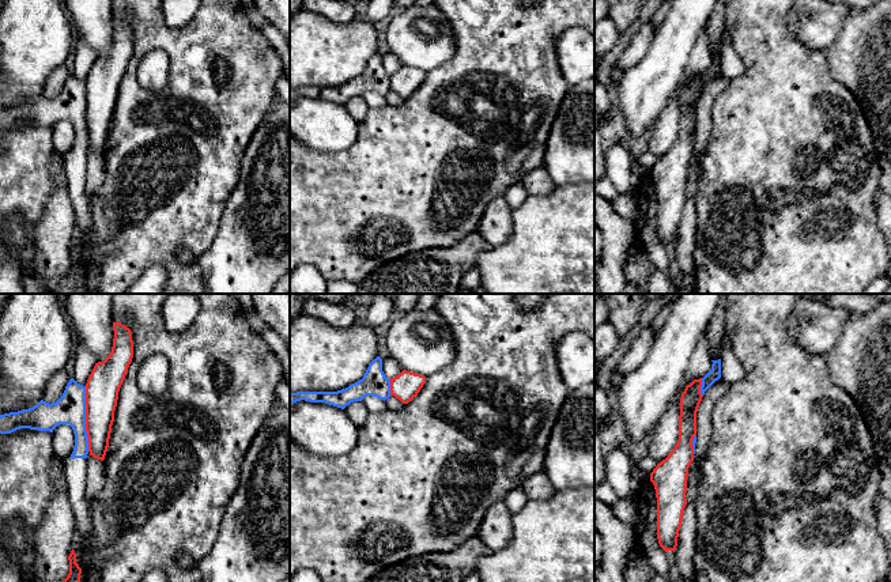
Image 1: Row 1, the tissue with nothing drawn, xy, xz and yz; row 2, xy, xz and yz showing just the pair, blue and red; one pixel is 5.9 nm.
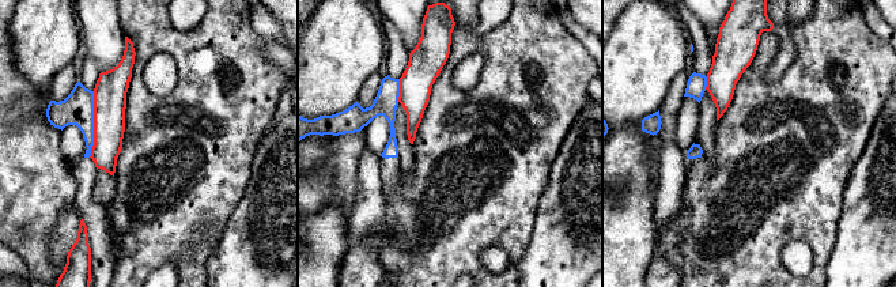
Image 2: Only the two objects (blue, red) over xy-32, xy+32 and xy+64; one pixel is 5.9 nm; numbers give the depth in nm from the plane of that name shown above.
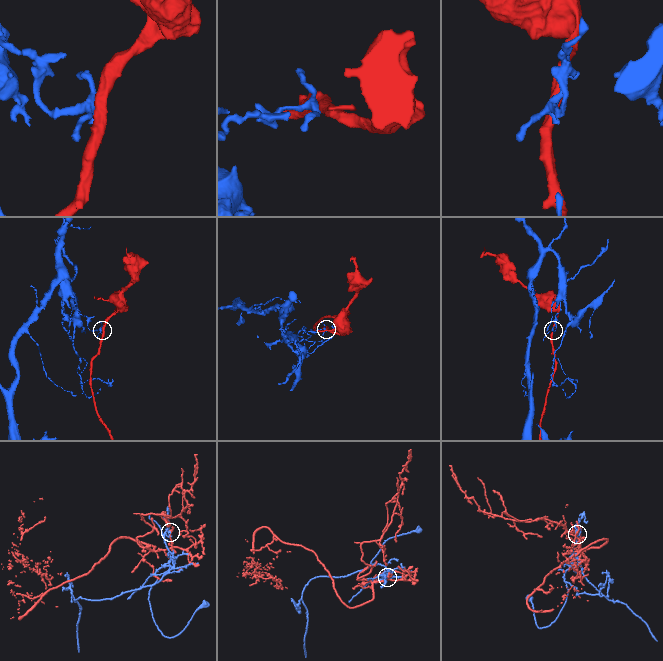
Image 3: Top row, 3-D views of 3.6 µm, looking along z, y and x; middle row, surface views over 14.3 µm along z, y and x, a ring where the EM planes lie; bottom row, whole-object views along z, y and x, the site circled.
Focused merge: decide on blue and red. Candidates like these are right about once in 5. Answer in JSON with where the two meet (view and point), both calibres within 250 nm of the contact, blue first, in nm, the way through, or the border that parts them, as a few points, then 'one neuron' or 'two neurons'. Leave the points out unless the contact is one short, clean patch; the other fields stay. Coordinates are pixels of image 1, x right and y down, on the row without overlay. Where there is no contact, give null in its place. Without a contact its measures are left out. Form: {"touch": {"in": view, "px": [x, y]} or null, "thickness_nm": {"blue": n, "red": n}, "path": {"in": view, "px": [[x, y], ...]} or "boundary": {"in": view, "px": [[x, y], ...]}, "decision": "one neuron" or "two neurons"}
{"touch": {"in": "xy", "px": [85, 114]}, "thickness_nm": {"blue": 180, "red": 200}, "boundary": {"in": "xy", "px": [[85, 82], [85, 125], [89, 146]]}, "decision": "two neurons"}

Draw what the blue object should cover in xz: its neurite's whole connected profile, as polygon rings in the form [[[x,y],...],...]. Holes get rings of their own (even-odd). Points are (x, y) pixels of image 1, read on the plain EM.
[[[377,52],[367,63],[365,71],[358,78],[337,87],[297,87],[290,88],[290,102],[301,95],[310,98],[325,98],[344,105],[354,97],[362,97],[366,91],[380,95],[390,92],[390,76],[382,67],[382,54]]]

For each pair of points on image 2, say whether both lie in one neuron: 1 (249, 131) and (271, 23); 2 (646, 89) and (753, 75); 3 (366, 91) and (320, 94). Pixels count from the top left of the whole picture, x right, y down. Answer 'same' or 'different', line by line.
1: different
2: different
3: different

